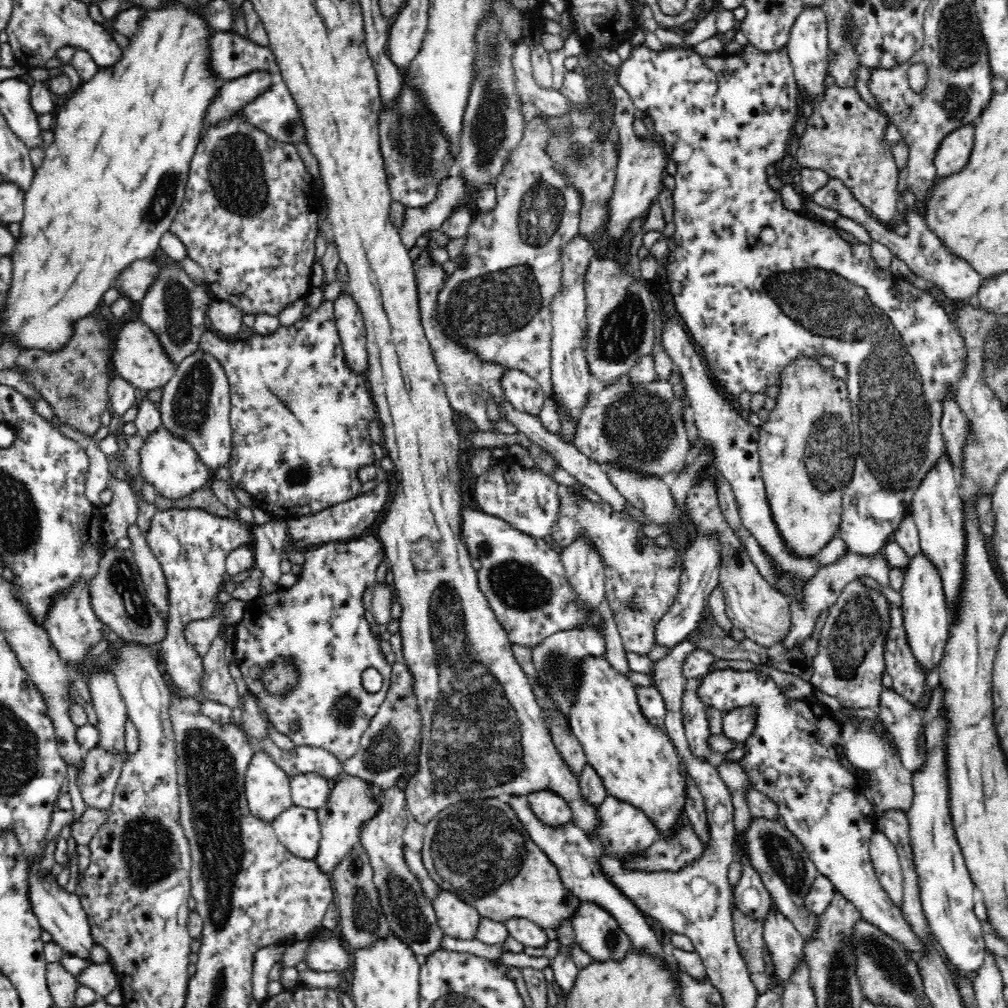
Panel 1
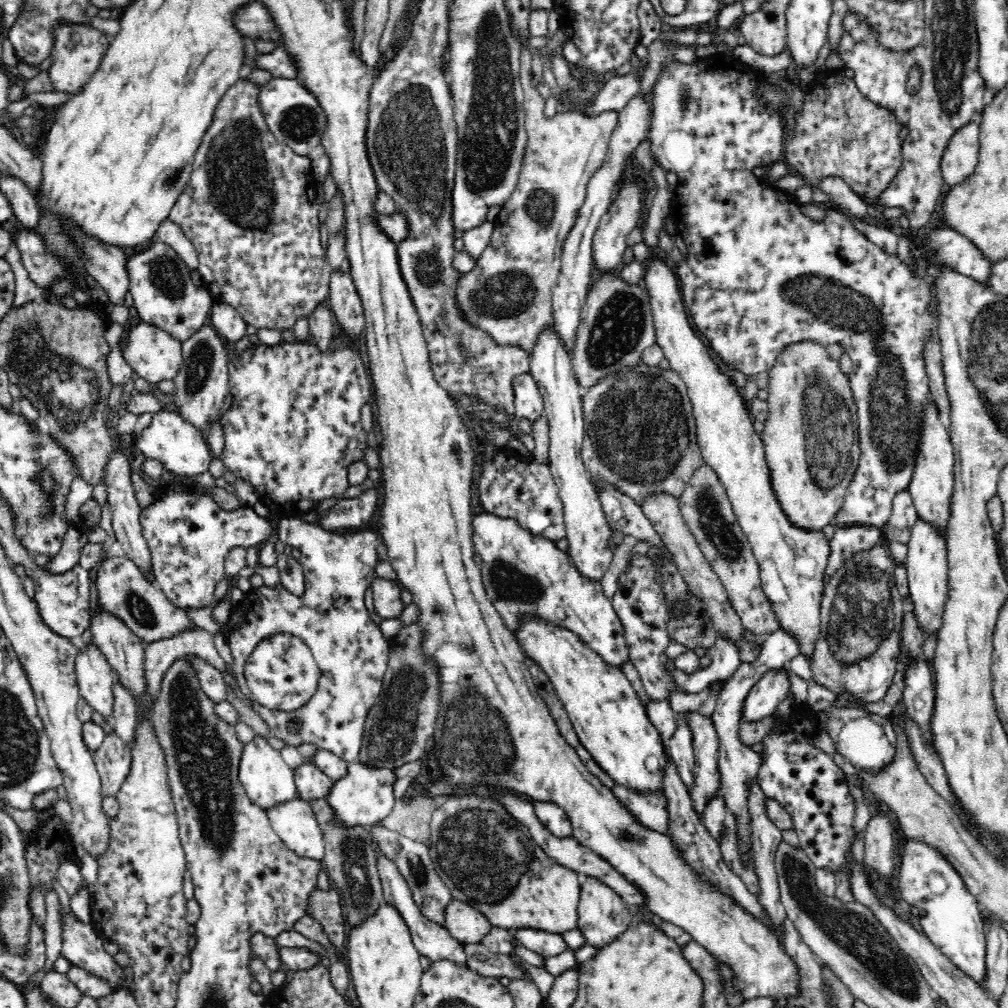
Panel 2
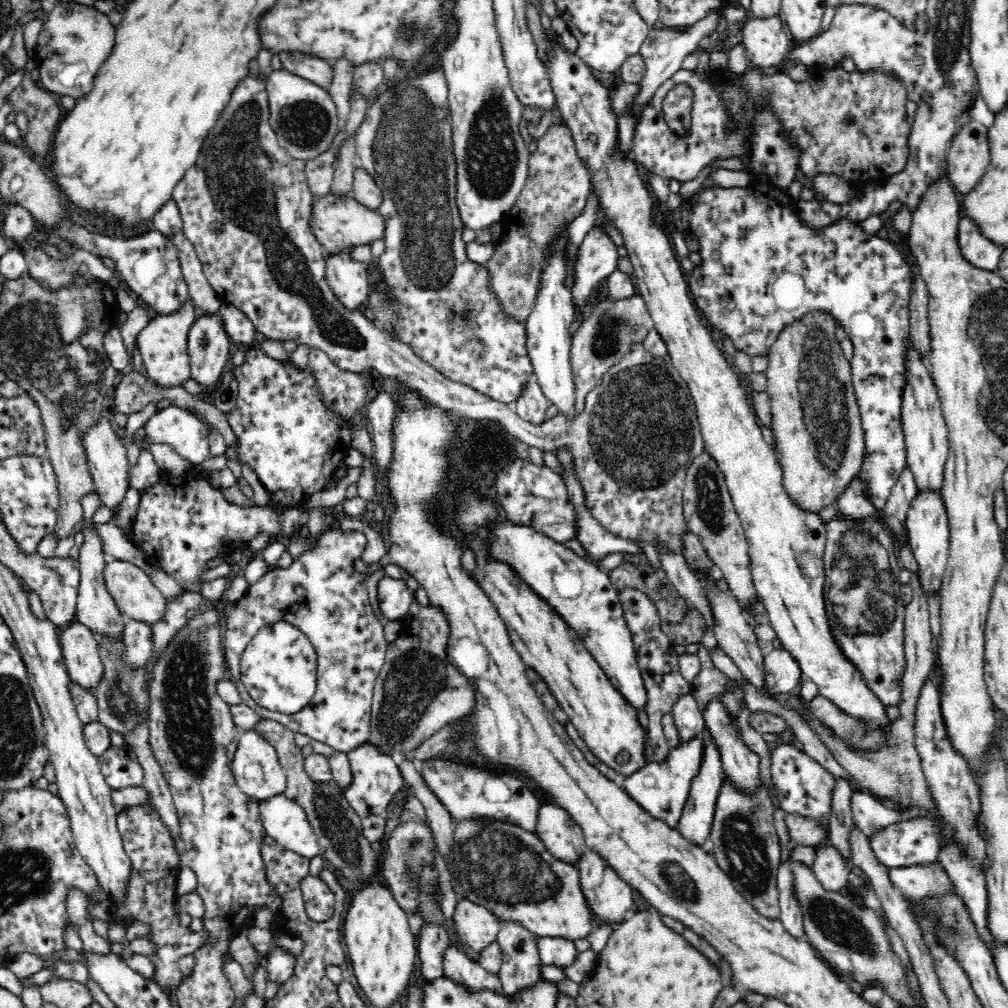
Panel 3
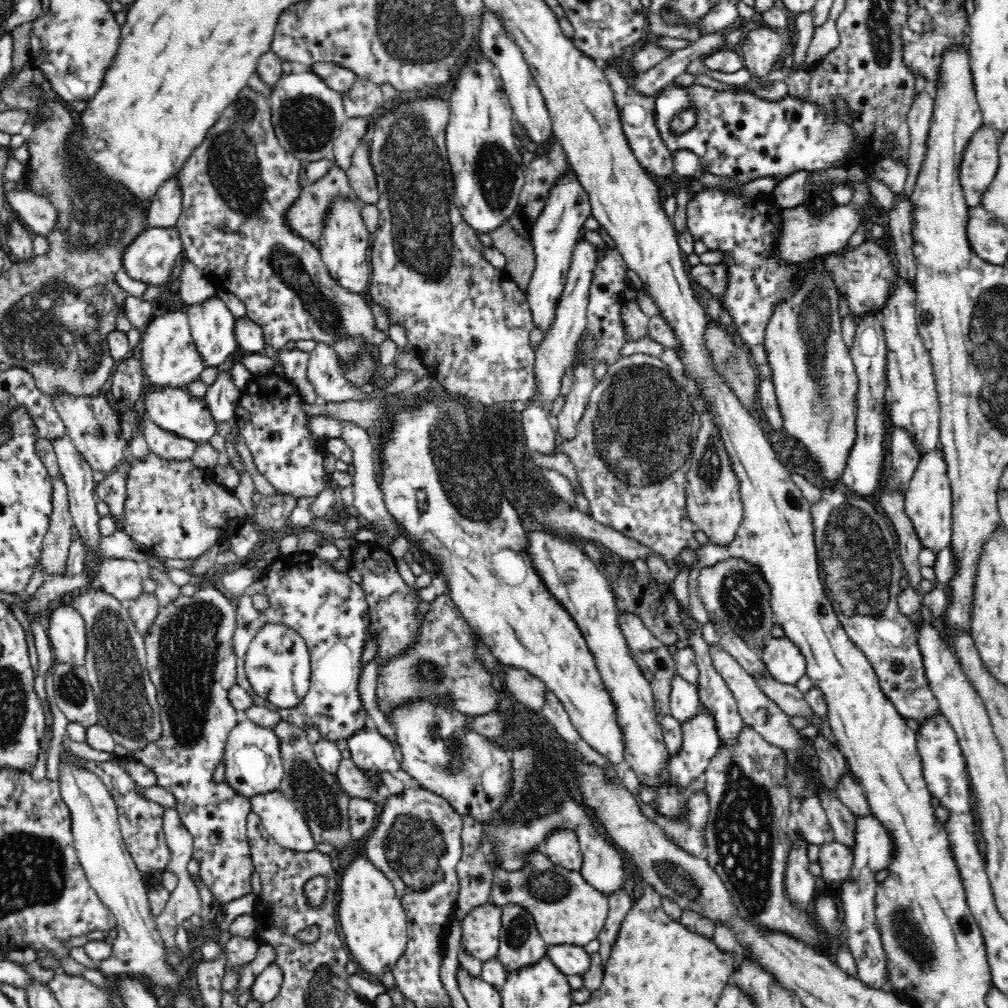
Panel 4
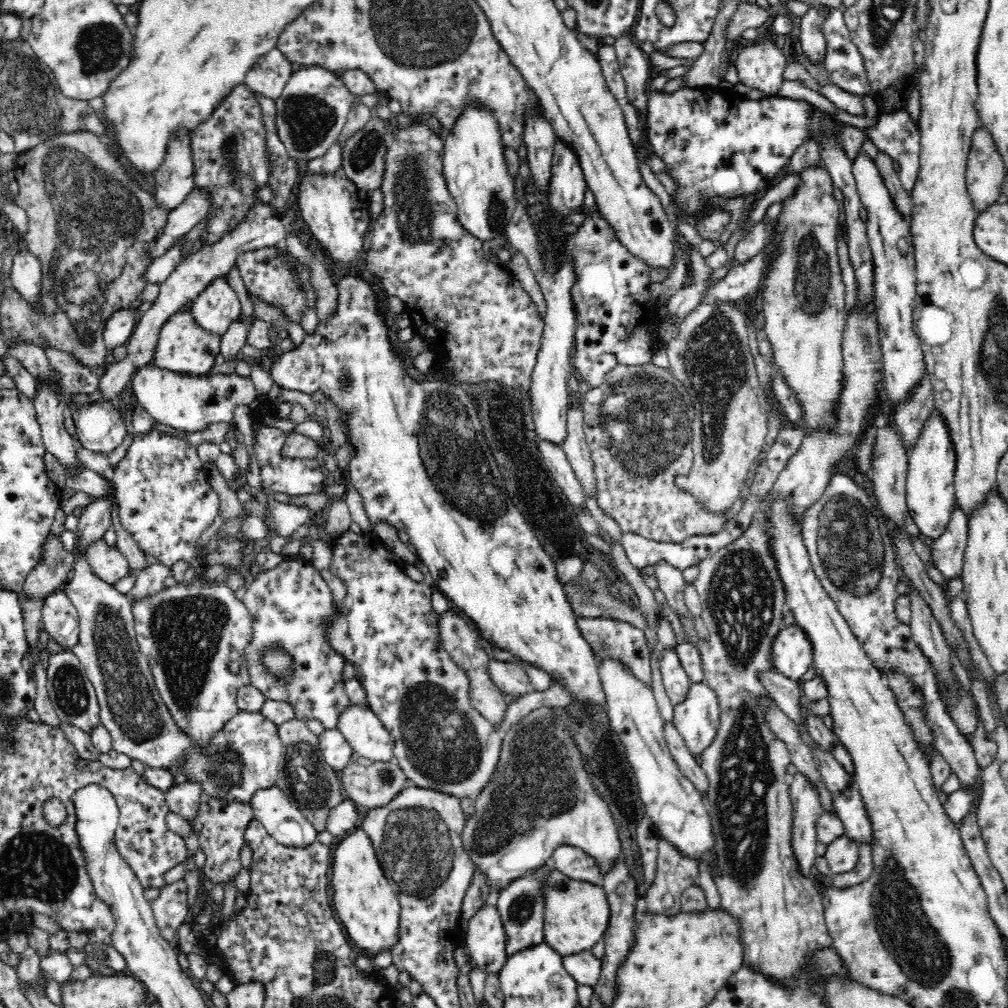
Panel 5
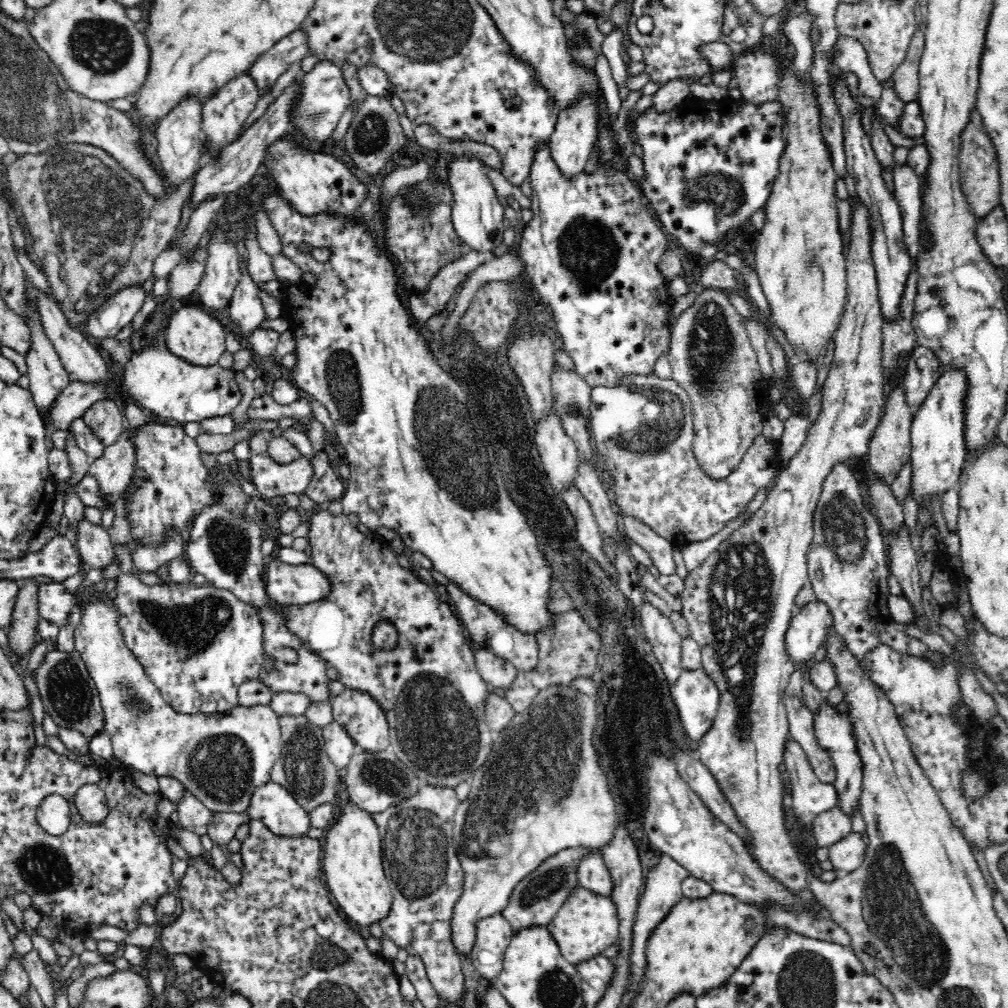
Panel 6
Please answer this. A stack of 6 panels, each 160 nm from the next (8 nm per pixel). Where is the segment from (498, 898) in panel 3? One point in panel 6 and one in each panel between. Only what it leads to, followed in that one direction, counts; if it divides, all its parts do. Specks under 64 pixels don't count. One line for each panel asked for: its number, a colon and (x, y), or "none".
4: (568, 910)
5: (577, 915)
6: (587, 924)

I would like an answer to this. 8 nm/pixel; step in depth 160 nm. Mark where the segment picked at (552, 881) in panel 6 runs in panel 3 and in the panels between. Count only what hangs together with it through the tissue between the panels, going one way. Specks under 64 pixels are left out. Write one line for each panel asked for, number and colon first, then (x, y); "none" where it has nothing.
3: (521, 965)
4: (520, 943)
5: (521, 905)

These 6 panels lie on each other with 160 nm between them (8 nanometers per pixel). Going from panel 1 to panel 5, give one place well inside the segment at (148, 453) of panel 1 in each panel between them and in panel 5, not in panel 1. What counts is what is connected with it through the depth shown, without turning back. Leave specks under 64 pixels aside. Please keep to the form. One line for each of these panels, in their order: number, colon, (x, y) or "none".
2: (180, 447)
3: (184, 430)
4: (174, 409)
5: (178, 401)

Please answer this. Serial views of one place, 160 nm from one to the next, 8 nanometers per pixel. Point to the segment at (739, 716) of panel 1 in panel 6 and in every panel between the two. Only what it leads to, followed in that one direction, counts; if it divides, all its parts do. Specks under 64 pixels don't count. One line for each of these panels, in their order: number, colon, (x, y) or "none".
2: (774, 686)
3: (783, 672)
4: (784, 660)
5: (792, 650)
6: (809, 628)

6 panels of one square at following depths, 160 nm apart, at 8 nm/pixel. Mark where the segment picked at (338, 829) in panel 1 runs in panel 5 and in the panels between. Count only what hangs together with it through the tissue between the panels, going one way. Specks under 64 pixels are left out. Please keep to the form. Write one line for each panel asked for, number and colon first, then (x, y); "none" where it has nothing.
2: (365, 796)
3: (377, 778)
4: (371, 751)
5: (361, 727)

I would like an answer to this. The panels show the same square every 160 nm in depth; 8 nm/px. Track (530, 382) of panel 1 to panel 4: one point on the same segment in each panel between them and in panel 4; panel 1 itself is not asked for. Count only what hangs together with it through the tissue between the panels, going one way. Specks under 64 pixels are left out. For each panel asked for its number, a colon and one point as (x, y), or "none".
2: (529, 404)
3: (532, 406)
4: (541, 434)

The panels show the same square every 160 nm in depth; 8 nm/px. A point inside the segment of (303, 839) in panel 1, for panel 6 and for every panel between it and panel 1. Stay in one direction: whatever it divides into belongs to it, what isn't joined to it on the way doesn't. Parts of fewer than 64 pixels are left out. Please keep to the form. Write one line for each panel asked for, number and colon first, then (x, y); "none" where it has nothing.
2: (293, 821)
3: (285, 821)
4: (283, 822)
5: (282, 818)
6: (273, 804)

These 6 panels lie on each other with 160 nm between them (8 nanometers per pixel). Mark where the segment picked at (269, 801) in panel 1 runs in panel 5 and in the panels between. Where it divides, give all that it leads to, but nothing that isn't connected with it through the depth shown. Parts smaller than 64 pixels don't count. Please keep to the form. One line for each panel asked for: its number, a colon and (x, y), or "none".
2: (265, 777)
3: (256, 766)
4: (253, 764)
5: (245, 755)

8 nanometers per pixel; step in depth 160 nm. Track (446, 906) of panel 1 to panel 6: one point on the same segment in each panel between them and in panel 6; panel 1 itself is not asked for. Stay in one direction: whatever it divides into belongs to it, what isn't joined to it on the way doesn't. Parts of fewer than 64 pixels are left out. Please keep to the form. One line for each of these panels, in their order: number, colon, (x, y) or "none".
2: (465, 923)
3: (477, 926)
4: (480, 931)
5: (485, 936)
6: (493, 934)

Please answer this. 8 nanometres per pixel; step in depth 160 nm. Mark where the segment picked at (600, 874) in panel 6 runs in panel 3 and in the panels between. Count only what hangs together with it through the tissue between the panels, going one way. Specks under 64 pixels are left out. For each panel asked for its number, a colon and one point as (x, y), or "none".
3: (563, 837)
4: (561, 849)
5: (574, 863)

